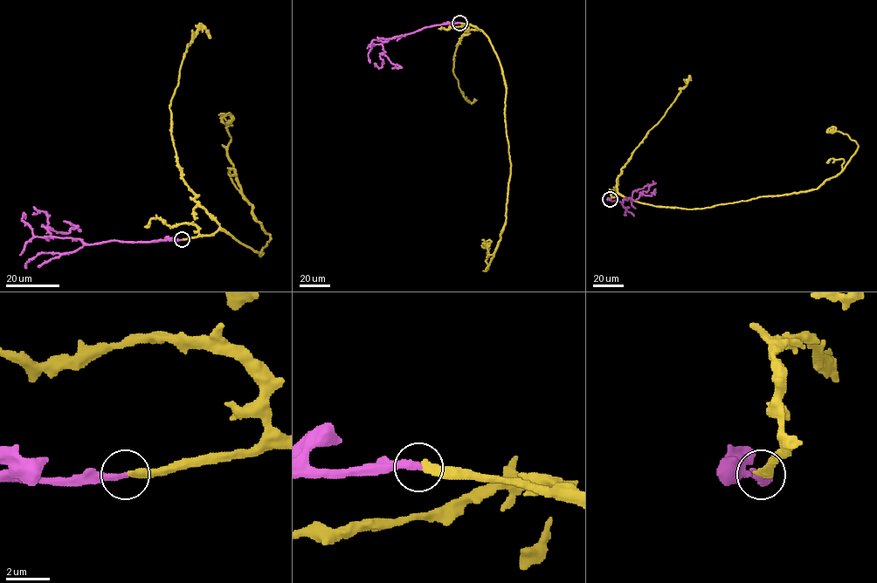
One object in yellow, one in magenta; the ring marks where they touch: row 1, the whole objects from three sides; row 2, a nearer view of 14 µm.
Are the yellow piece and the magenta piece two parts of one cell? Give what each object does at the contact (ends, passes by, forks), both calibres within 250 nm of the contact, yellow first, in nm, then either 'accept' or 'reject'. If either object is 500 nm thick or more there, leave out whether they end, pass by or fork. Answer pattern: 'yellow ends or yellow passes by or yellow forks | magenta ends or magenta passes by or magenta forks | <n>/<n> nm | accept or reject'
yellow ends | magenta ends | 320/320 nm | accept

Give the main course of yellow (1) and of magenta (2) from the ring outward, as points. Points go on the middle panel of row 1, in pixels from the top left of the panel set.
1: (459, 23), (475, 26), (488, 38), (506, 86), (510, 179), (503, 229), (486, 270), (489, 249), (484, 241)
2: (459, 23), (424, 26), (400, 37), (387, 38), (383, 44), (383, 52), (392, 63), (399, 66), (392, 69)

